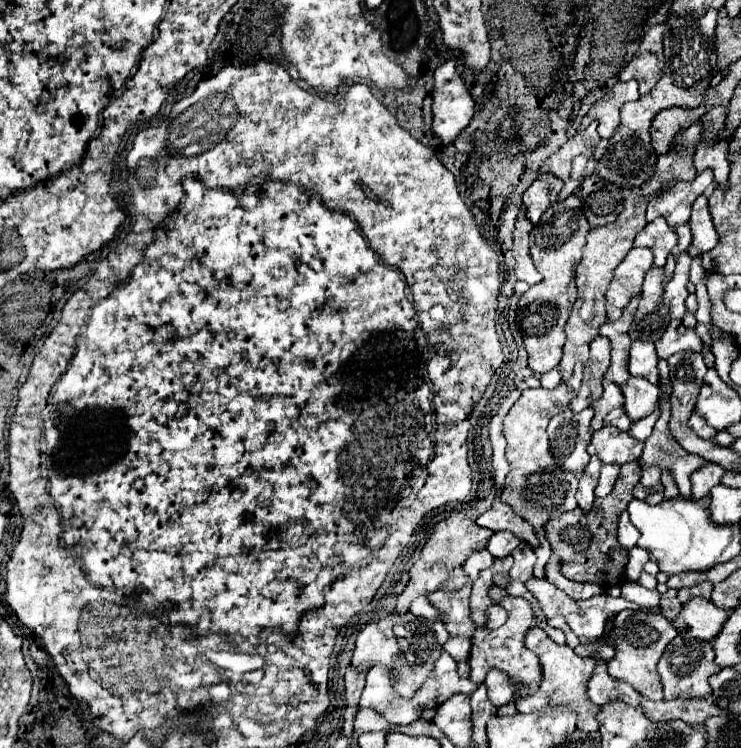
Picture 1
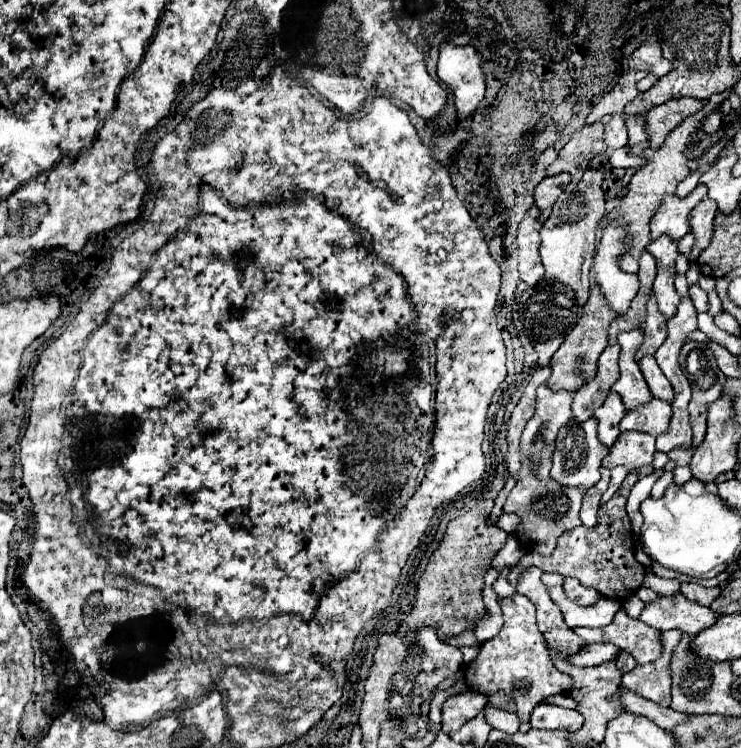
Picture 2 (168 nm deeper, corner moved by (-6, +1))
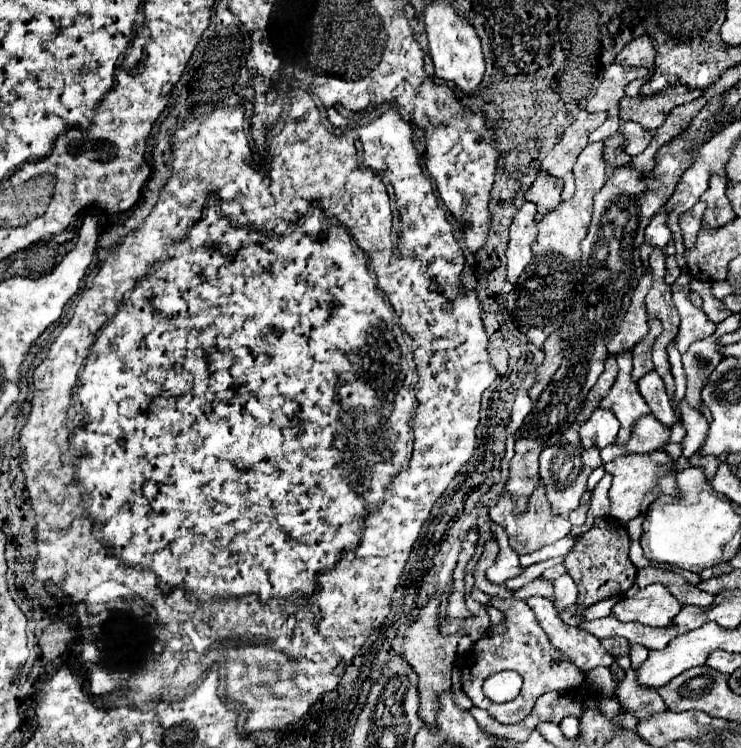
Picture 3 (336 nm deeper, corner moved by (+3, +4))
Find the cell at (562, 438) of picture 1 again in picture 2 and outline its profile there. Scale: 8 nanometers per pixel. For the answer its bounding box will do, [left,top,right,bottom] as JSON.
[551,417,607,489]

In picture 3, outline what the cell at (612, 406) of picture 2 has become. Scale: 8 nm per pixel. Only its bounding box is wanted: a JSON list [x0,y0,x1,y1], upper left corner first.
[580,408,618,448]

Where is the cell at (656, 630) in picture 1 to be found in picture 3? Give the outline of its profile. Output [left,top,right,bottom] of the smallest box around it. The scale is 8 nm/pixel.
[618,668,666,720]

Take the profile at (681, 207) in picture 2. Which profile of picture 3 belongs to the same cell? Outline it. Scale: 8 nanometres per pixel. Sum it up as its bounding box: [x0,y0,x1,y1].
[640,210,672,266]

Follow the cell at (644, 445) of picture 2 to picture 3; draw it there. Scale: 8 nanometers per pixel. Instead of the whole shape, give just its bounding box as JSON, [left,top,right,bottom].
[606,450,680,522]

